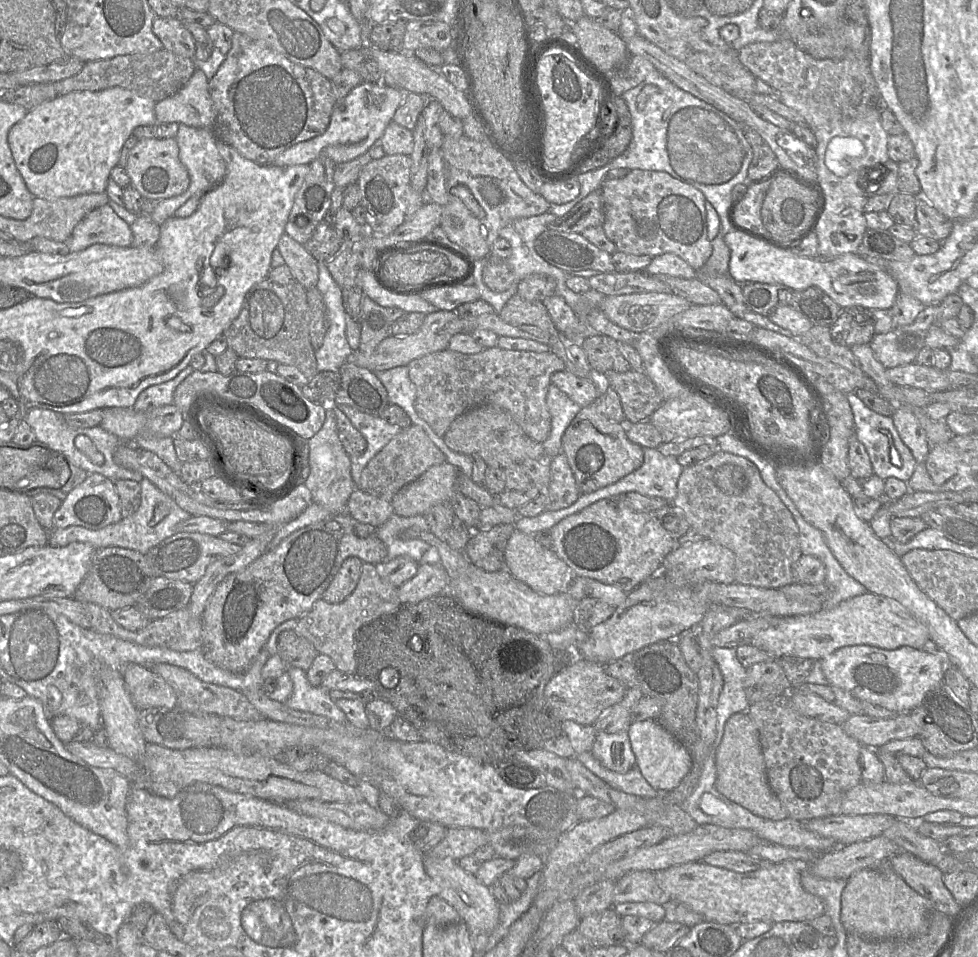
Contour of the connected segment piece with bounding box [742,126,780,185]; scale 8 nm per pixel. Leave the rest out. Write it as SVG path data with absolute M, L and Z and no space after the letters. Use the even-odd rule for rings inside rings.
M742 126L742 131L753 153L747 174L747 183L751 185L780 165L774 152L756 131L747 126Z

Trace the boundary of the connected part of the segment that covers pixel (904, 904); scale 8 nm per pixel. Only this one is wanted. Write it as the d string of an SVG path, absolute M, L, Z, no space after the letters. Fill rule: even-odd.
M888 865L853 873L841 897L841 922L848 934L870 939L907 940L924 934L930 923L932 903L913 890Z

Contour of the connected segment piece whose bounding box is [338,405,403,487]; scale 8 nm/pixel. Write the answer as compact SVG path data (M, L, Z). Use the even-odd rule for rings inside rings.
M348 405L338 407L367 441L367 448L360 456L350 456L351 475L356 487L369 461L403 429L384 421L379 416L360 412Z

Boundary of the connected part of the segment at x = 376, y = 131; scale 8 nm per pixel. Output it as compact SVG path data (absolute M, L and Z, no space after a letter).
M362 82L354 87L342 100L337 102L333 109L330 123L323 134L291 146L277 155L271 165L279 167L299 164L309 165L312 161L319 157L330 158L336 165L338 165L361 156L382 137L386 127L392 121L396 110L404 100L404 93L411 92L403 92L397 88L386 86L382 82Z

